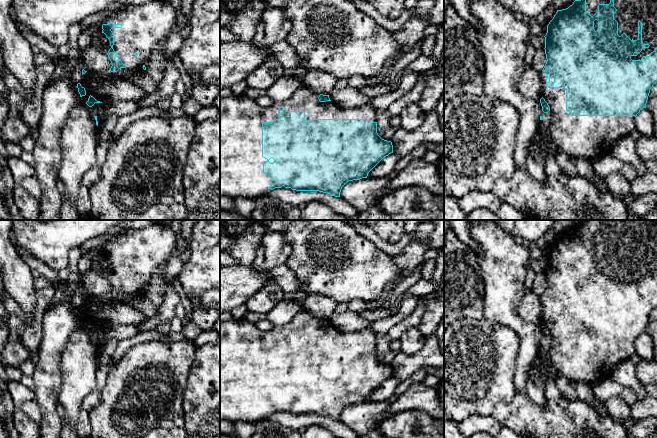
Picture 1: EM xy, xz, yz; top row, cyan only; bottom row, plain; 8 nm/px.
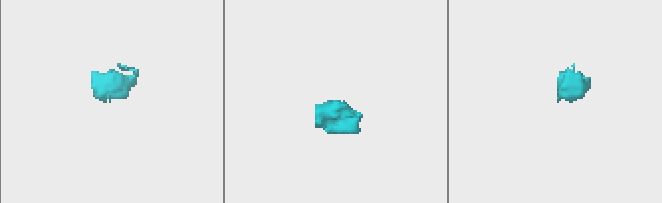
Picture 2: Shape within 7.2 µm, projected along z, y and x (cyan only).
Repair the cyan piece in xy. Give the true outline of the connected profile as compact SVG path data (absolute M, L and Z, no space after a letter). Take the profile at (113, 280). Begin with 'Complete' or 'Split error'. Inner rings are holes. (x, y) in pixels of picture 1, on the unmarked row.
Split error. M153 223L143 229L126 229L102 249L102 257L110 265L107 279L112 287L108 294L91 296L91 300L104 303L120 302L125 297L146 294L145 285L150 281L154 269L167 263L176 249L176 236L170 225Z

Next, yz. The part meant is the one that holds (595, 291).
Split error. M587 220L575 224L566 233L557 234L553 243L547 249L545 261L546 288L540 297L542 304L542 339L535 357L537 365L532 367L531 379L542 388L542 376L546 375L556 380L559 375L572 382L585 382L592 385L604 378L610 377L613 369L622 361L636 354L635 341L643 333L650 317L650 313L657 307L657 220Z

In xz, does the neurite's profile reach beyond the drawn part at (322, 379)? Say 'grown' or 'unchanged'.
grown

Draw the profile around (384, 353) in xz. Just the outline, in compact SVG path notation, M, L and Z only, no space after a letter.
M387 333L379 335L375 334L377 340L377 357L378 359L387 365L391 365L395 355L390 349L391 340Z

